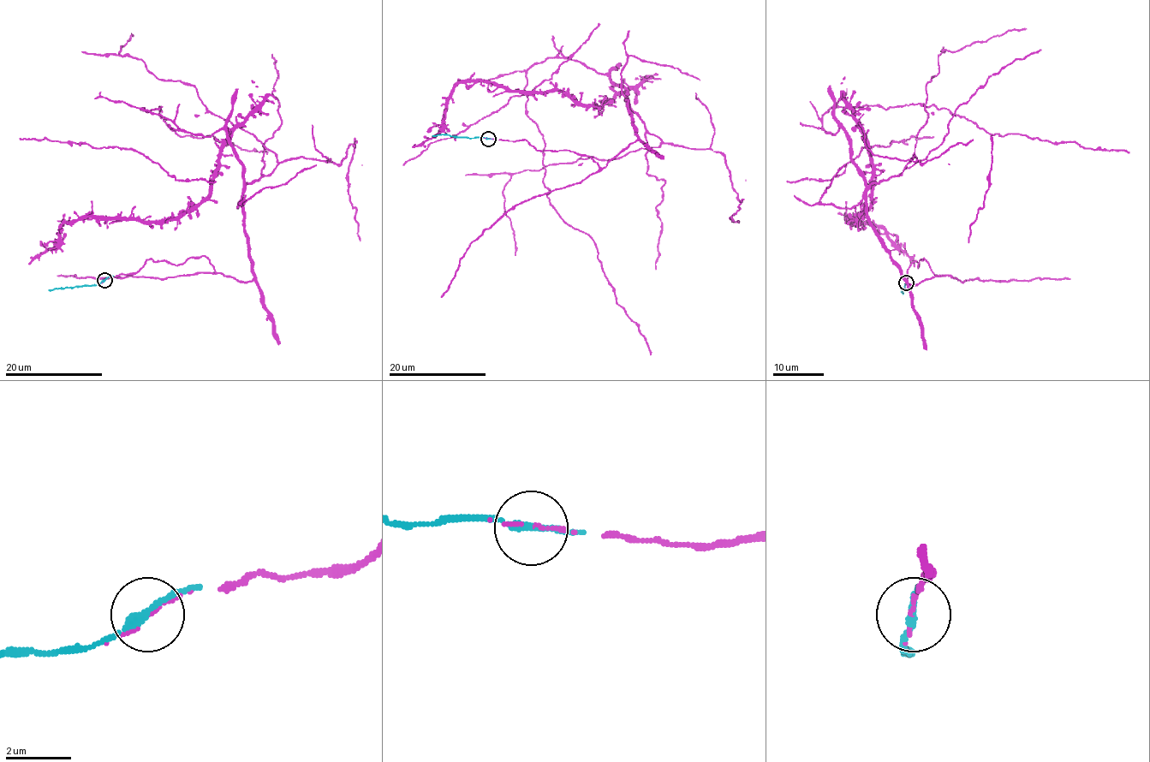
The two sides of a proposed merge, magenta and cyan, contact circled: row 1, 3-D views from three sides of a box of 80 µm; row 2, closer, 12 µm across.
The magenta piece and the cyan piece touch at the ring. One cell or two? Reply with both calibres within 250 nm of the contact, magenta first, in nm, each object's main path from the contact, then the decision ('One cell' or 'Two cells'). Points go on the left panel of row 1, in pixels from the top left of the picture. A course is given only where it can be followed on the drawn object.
Thickness 100 nm (magenta) against 240 nm. Course of magenta: (105, 280), (204, 256), (217, 273), (254, 276), (229, 137), (140, 109), (161, 107), (181, 136), (267, 154). Course of cyan: (105, 280), (95, 285), (60, 288), (49, 291). One cell

